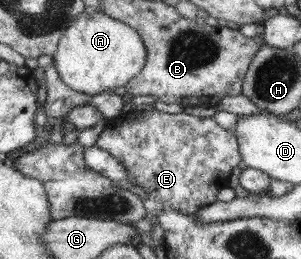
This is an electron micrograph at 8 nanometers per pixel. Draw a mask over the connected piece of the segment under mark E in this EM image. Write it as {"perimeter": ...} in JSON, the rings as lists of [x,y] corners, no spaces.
{"perimeter":[[[157,109],[121,113],[103,129],[96,145],[125,167],[128,181],[134,185],[153,215],[160,212],[160,204],[168,204],[183,214],[195,214],[204,206],[218,201],[218,191],[229,187],[229,174],[241,164],[238,137],[233,130],[221,127],[213,117],[197,117],[187,113],[165,113]]]}

